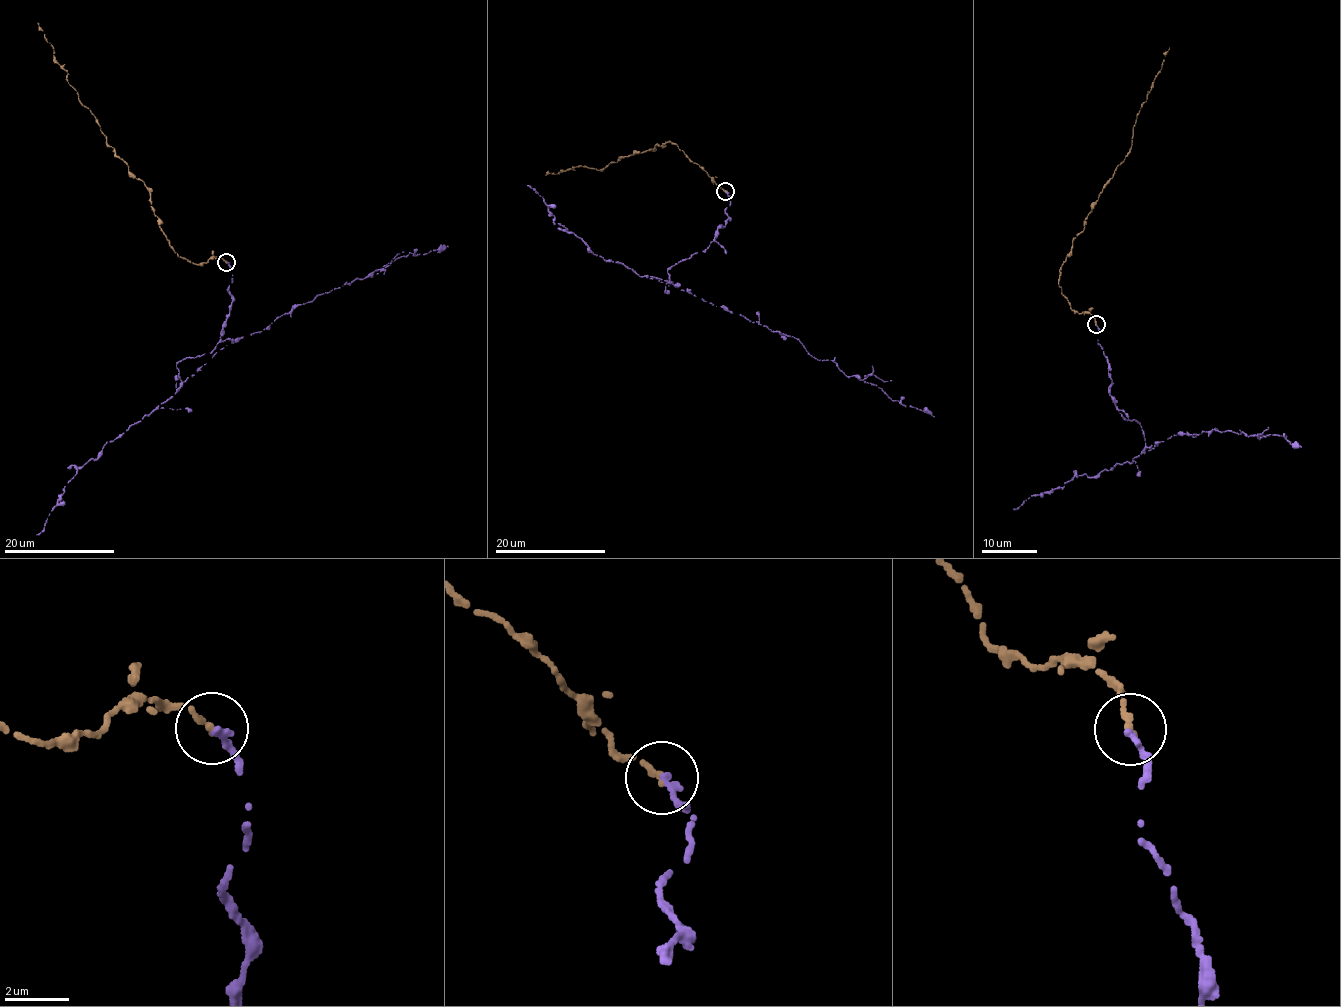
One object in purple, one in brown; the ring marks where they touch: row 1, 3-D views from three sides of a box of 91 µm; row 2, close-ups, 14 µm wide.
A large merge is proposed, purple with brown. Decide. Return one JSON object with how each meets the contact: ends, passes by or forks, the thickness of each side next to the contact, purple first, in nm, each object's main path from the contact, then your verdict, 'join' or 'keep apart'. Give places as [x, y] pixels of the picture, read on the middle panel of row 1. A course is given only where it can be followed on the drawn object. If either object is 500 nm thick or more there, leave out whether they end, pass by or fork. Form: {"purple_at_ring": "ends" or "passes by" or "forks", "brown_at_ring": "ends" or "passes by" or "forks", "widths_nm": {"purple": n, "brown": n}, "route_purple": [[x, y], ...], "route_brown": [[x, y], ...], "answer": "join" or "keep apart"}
{"purple_at_ring": "ends", "brown_at_ring": "ends", "widths_nm": {"purple": 240, "brown": 240}, "route_purple": [[726, 192], [725, 226], [704, 252], [667, 270], [673, 283], [934, 417]], "route_brown": [[726, 192], [670, 141], [658, 144], [655, 151], [636, 152], [599, 170], [578, 165], [573, 170], [545, 175]], "answer": "join"}

